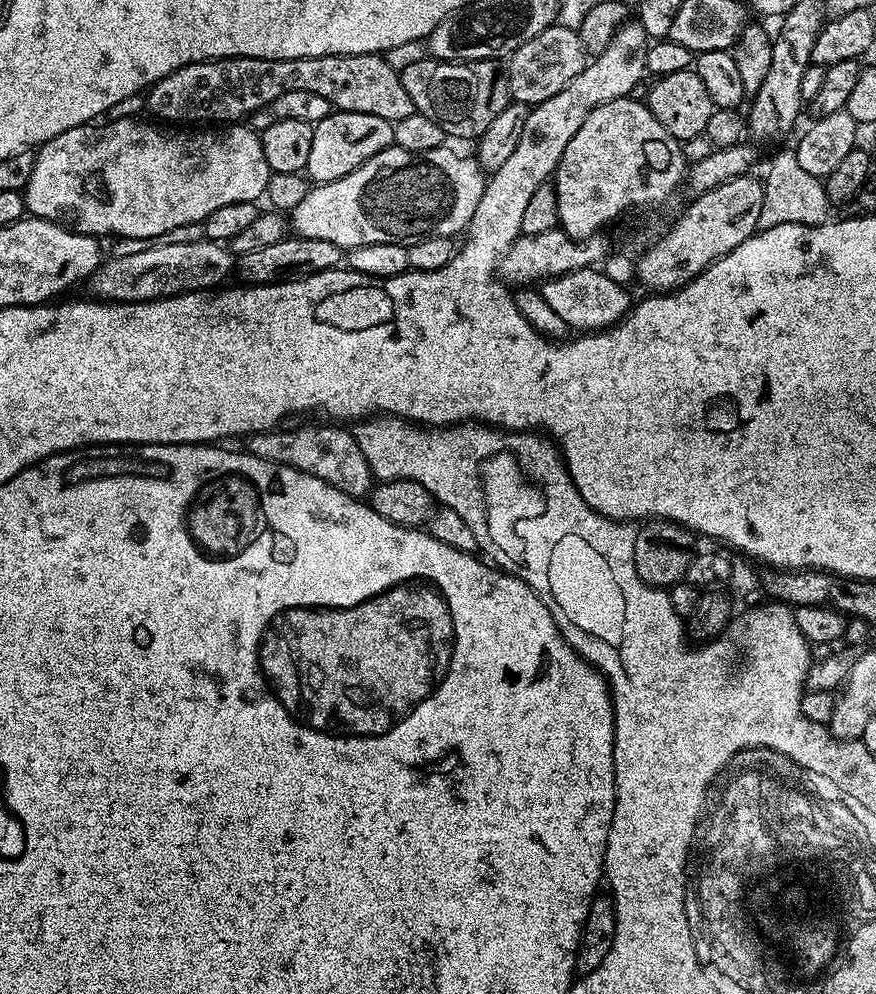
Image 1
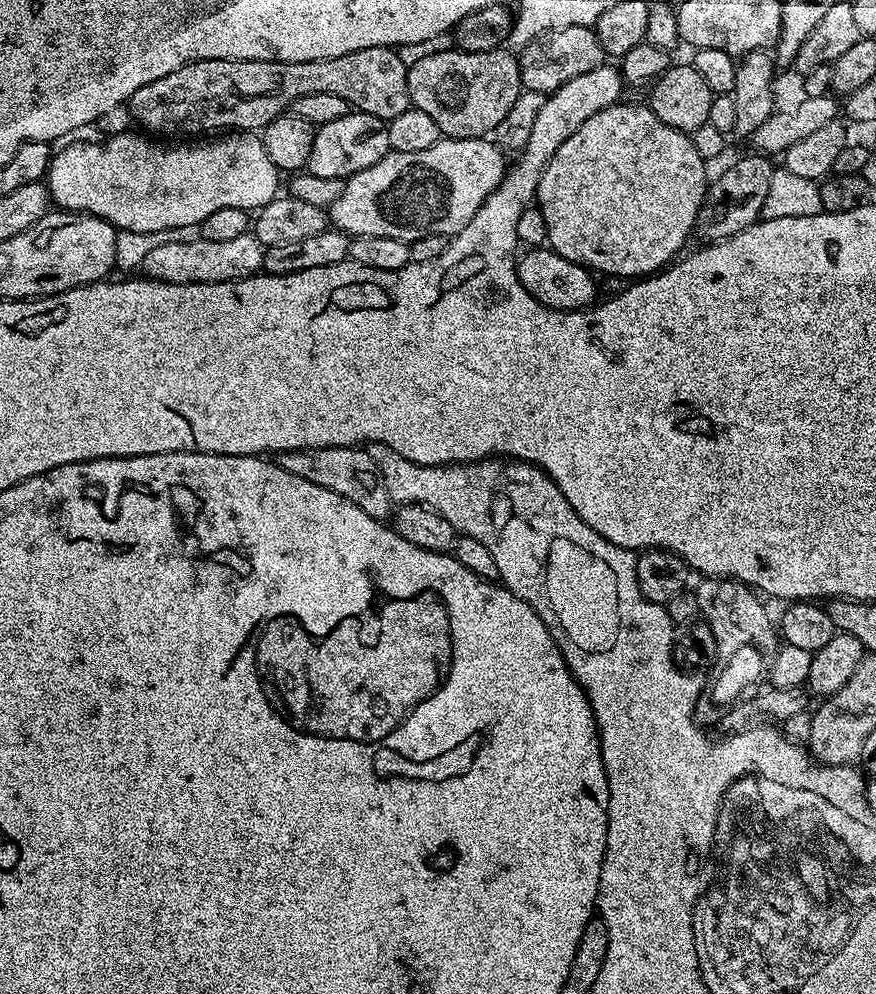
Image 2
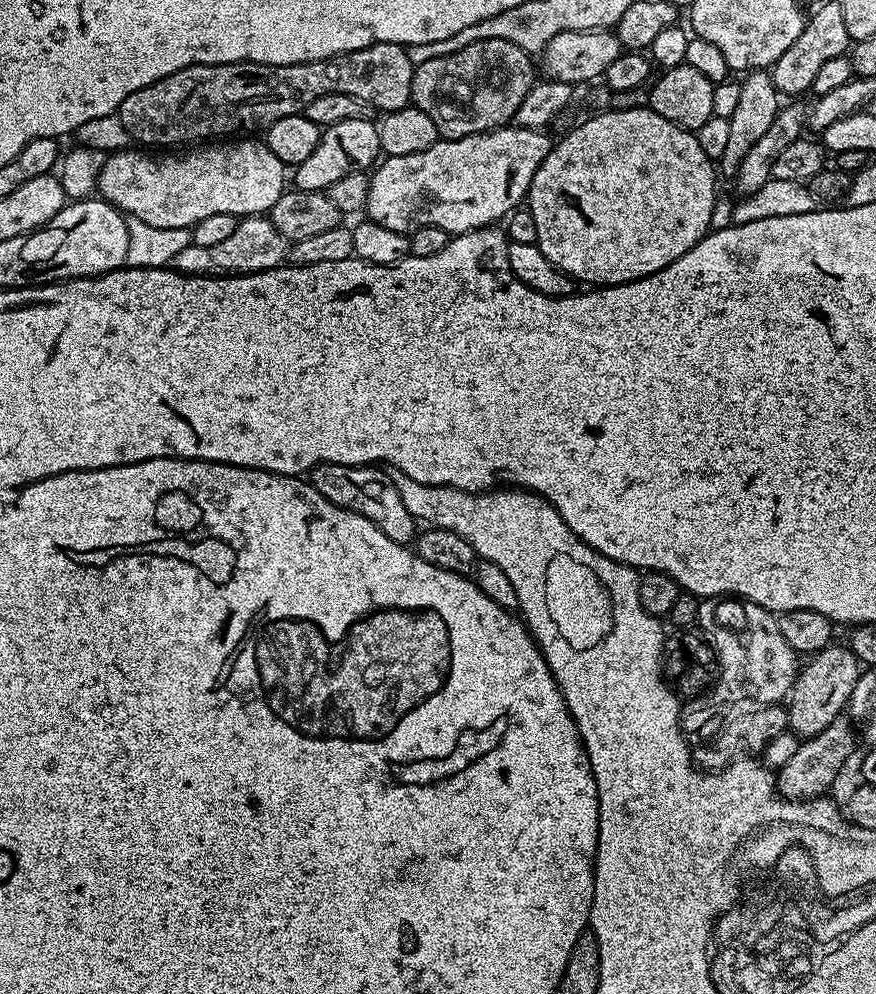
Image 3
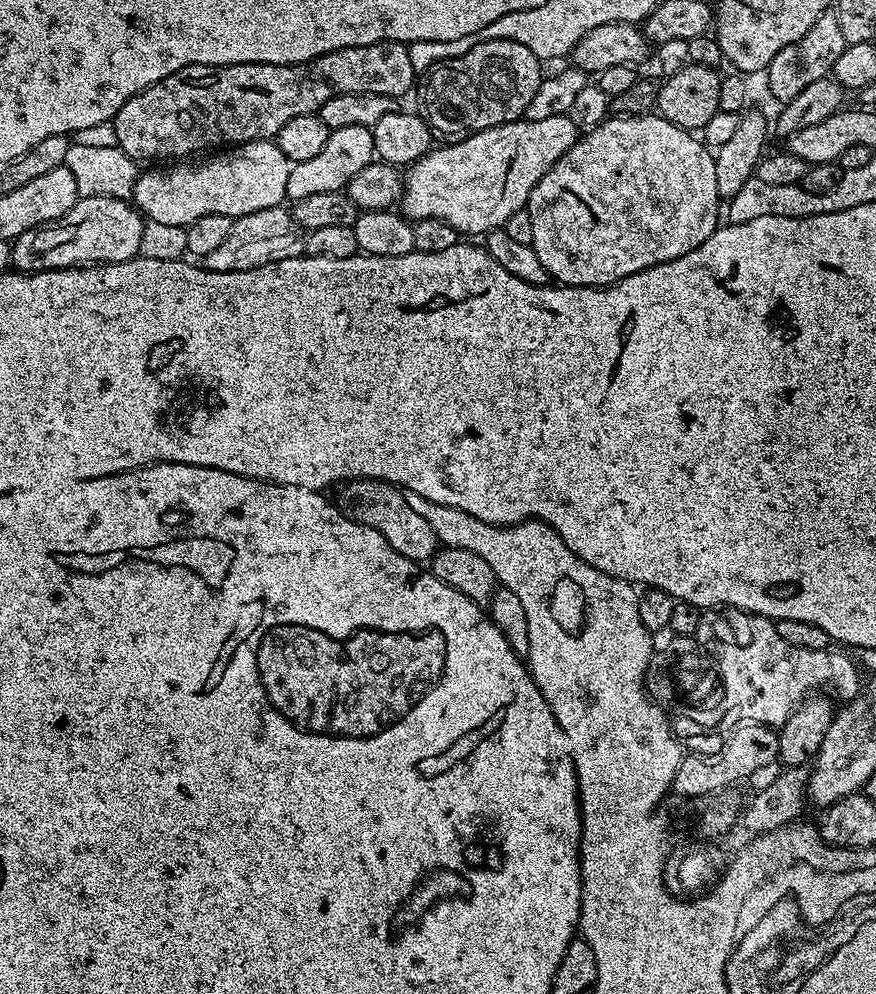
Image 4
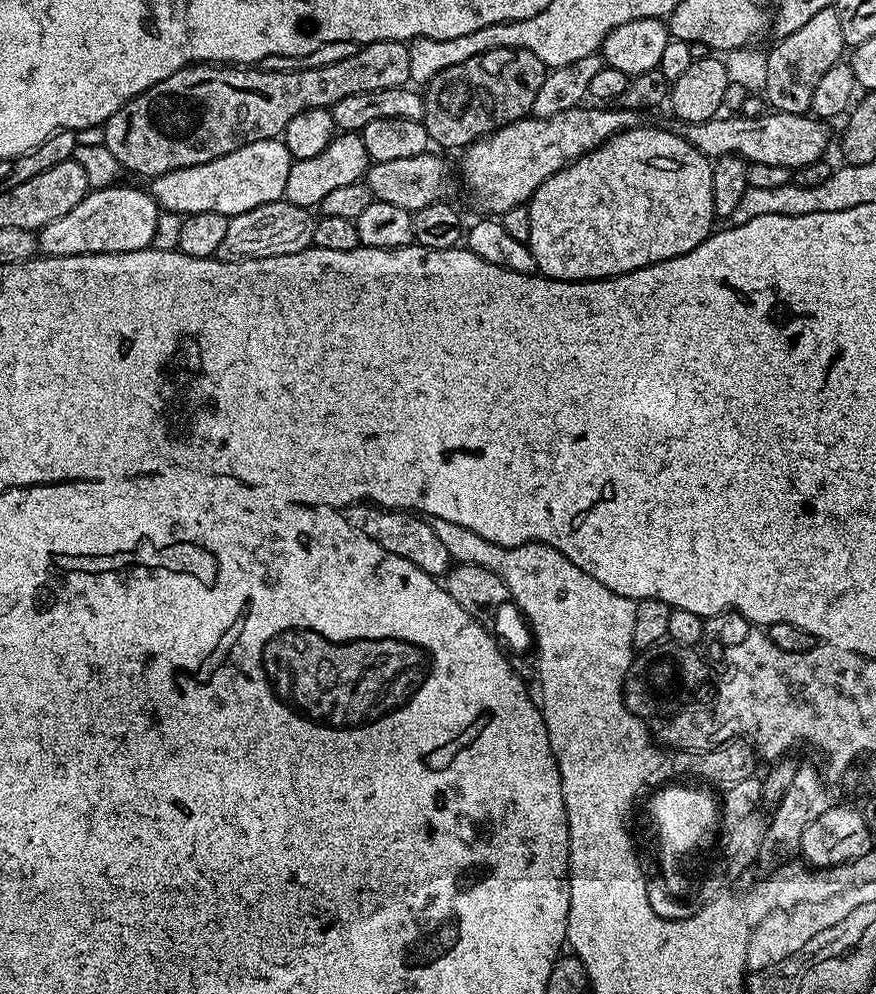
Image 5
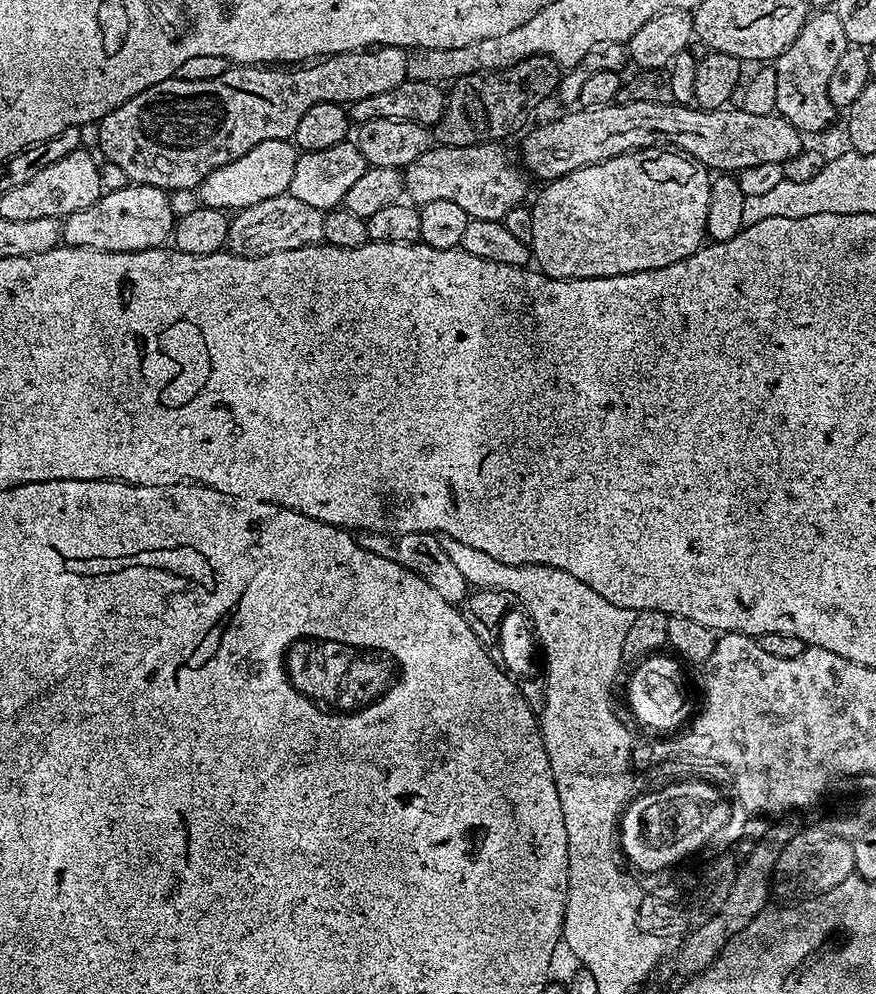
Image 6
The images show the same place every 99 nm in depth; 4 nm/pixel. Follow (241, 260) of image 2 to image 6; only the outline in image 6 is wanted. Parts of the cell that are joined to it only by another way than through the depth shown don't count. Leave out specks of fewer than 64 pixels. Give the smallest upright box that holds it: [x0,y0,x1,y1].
[227,195,324,256]

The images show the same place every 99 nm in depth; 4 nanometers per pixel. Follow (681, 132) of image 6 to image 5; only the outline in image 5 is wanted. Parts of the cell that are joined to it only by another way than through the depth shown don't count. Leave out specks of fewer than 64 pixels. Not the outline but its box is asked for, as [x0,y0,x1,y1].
[458,106,828,214]

